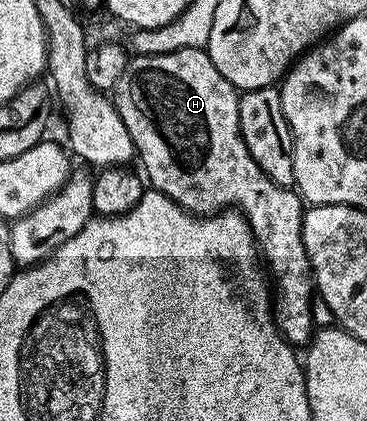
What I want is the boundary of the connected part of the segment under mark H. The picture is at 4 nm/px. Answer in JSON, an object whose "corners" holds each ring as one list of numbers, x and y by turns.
{"corners":[[182,49,148,57,132,56,127,62,127,70,113,90,115,109,121,119,125,119,125,127,129,127,138,164,143,164,142,172,150,188,173,199,189,213,214,215,234,207,247,218,255,244,273,278,275,328,286,344,307,347,317,332,313,319,313,298,317,290,315,274,311,272,309,255,303,242,305,202,294,188,273,183,273,179,269,179,269,175,265,175,257,163,253,163,253,155,249,155,249,147,245,147,239,126,240,96,240,90,231,85,229,79,217,71,217,67,213,67,213,59,209,59,206,49]]}

